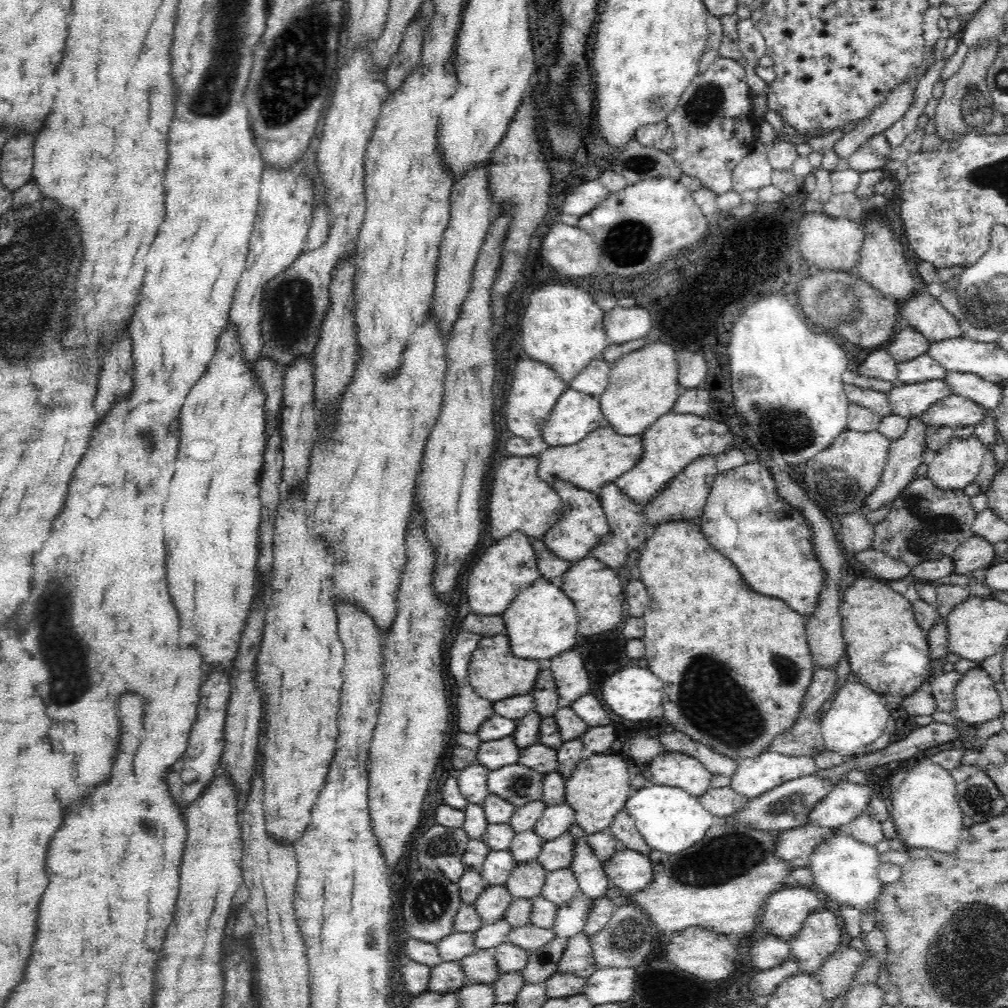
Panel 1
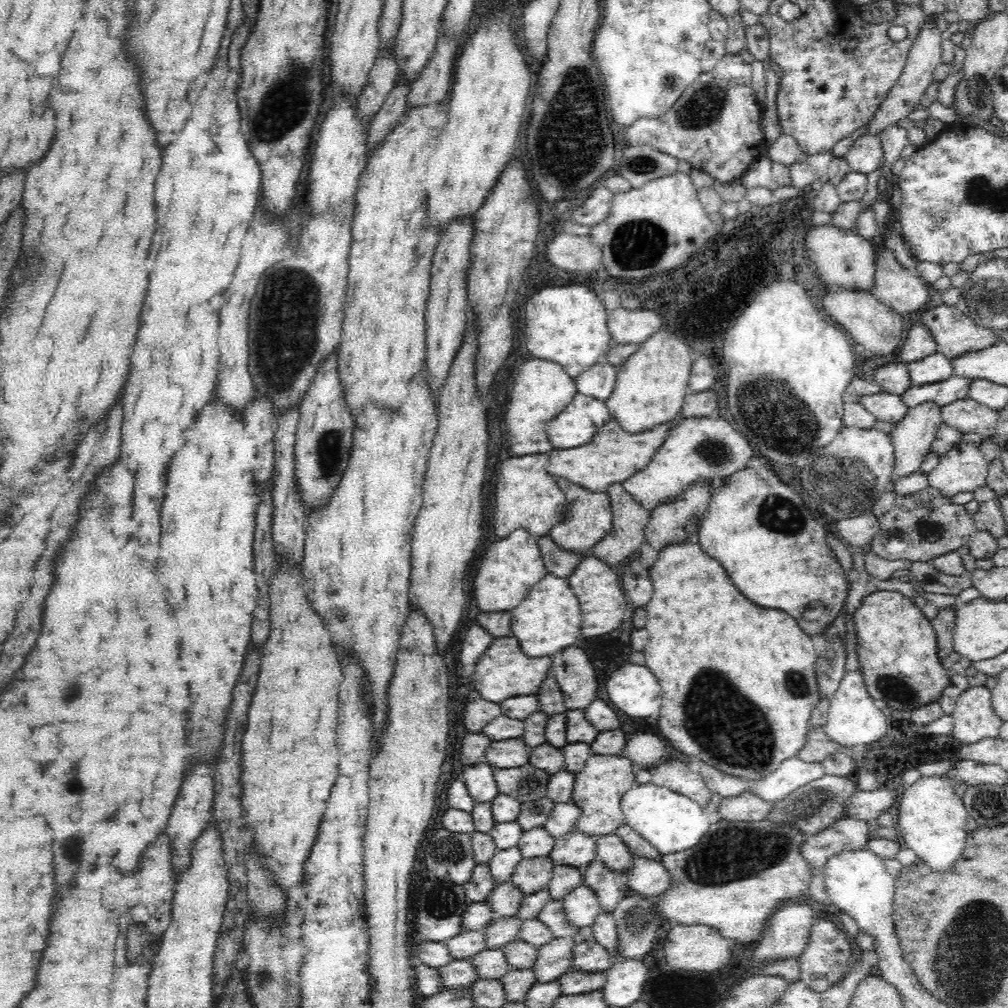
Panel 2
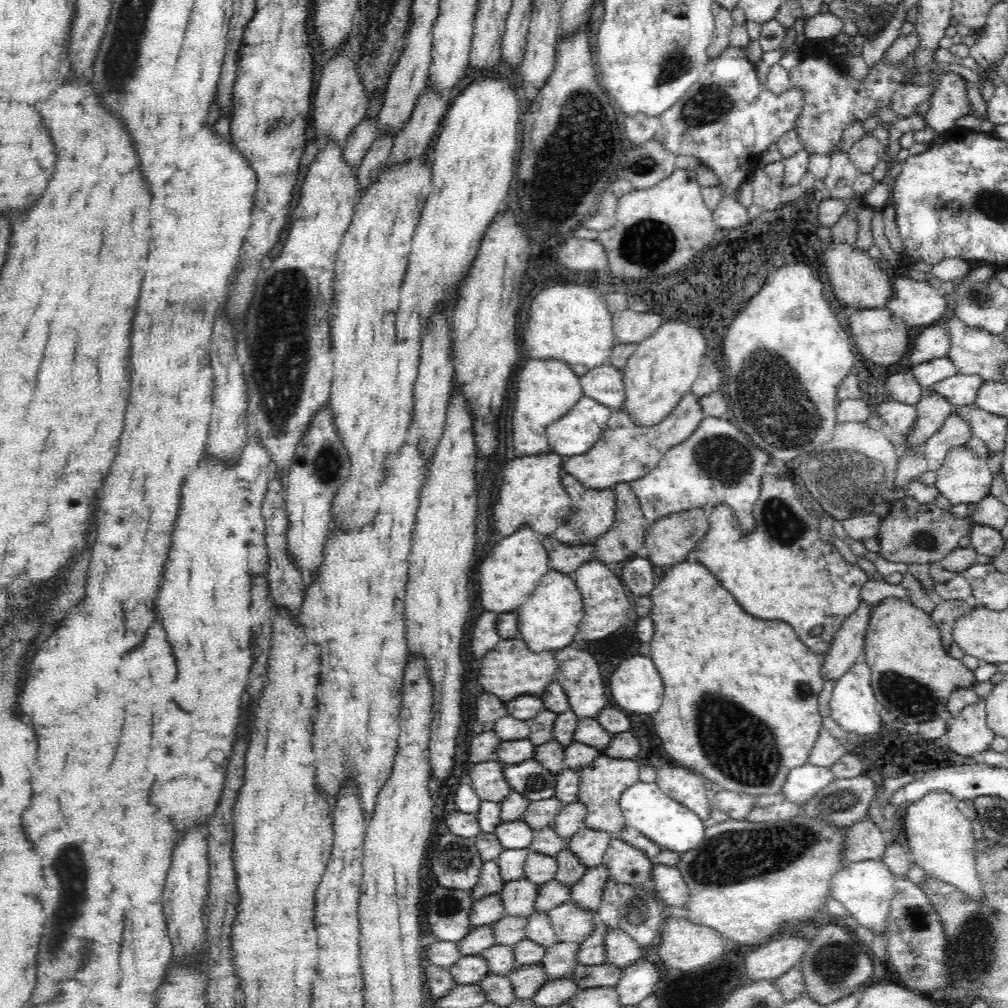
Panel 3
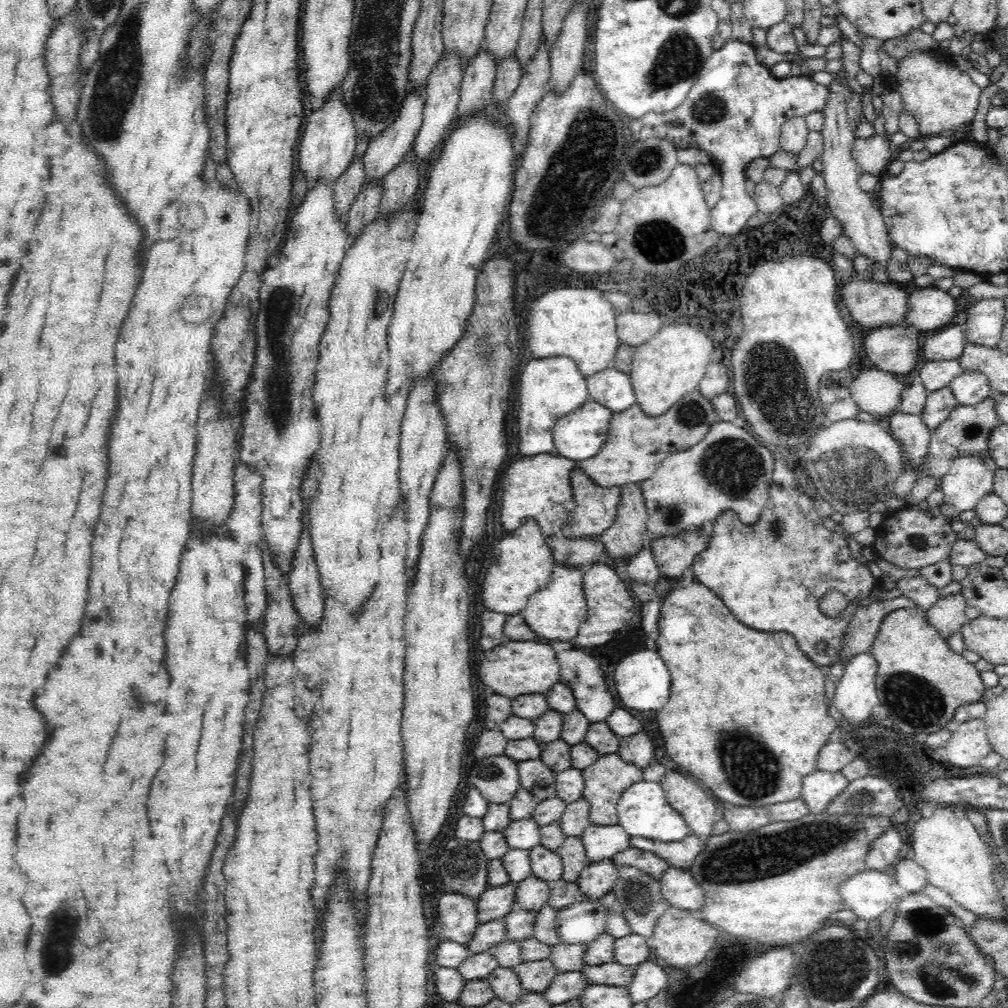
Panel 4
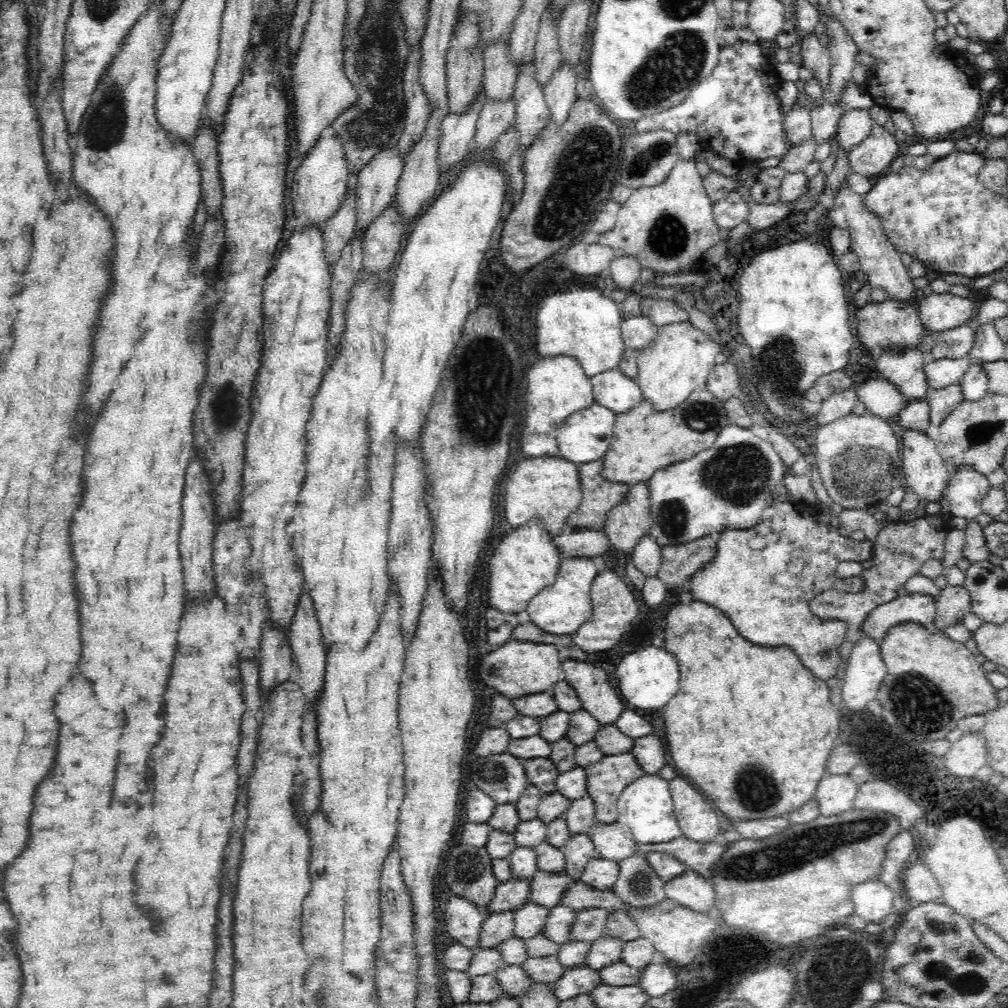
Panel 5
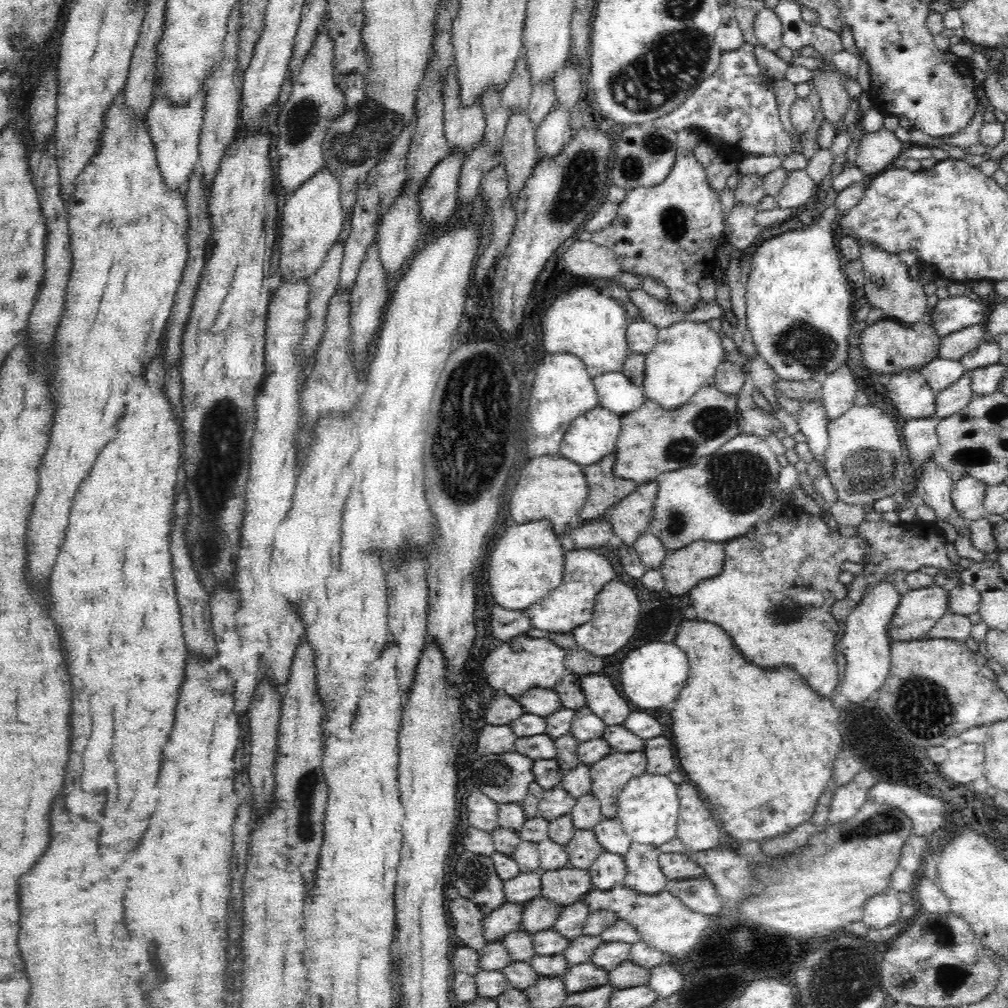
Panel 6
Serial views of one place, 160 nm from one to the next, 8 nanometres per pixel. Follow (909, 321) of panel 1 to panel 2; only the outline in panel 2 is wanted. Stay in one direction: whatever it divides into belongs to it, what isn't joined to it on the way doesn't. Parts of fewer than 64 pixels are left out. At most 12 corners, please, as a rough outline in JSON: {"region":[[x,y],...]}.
{"region":[[955,306],[922,310],[920,323],[949,360],[996,344]]}

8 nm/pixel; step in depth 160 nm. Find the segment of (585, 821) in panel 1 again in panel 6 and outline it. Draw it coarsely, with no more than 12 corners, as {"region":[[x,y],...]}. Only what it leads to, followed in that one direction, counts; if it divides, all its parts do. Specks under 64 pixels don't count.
{"region":[[612,751],[591,764],[591,793],[604,819],[617,817],[625,784],[647,756]]}

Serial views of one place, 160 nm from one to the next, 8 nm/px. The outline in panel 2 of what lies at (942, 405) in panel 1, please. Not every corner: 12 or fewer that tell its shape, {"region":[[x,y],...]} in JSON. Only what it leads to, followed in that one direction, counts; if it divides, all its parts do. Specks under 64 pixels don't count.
{"region":[[972,398],[943,406],[943,422],[986,439],[996,434],[998,411]]}

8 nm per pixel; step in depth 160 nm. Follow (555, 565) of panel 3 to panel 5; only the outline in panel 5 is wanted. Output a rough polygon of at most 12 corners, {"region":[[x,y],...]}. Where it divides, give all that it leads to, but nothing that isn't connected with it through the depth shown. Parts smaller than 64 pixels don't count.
{"region":[[603,530],[560,532],[553,543],[563,558],[600,558],[611,546]]}

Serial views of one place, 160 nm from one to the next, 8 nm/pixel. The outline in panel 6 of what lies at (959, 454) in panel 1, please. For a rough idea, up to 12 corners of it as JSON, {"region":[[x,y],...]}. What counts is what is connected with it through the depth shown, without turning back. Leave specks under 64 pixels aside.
{"region":[[970,476],[956,481],[951,501],[969,522],[988,516],[987,485]]}

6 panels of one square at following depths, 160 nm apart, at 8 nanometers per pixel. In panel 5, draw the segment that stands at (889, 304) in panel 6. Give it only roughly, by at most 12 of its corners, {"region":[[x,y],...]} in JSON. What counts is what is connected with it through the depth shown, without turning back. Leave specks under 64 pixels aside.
{"region":[[842,182],[828,216],[849,232],[860,273],[894,302],[913,277],[863,196]]}

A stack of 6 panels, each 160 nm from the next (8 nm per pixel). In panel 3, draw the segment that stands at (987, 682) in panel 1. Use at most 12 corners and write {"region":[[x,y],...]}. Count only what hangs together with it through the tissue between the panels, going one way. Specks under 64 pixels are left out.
{"region":[[982,698],[954,717],[945,740],[960,756],[989,748],[987,725]]}

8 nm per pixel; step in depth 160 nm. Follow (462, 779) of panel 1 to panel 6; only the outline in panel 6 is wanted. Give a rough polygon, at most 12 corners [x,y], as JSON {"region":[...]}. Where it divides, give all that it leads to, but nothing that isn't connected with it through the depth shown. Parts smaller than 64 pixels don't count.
{"region":[[485,754],[474,784],[498,804],[521,804],[534,782],[531,758]]}

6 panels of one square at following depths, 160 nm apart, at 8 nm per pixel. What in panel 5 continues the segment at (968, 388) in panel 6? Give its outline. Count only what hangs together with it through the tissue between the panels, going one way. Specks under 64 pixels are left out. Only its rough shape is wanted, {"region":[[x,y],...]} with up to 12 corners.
{"region":[[959,383],[929,393],[926,433],[936,440],[942,421],[965,401]]}

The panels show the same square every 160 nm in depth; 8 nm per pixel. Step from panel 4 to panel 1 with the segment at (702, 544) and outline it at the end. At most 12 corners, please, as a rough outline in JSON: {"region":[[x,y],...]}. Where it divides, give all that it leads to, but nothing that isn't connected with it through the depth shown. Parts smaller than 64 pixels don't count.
{"region":[[706,455],[644,506],[654,528],[700,518],[717,461]]}

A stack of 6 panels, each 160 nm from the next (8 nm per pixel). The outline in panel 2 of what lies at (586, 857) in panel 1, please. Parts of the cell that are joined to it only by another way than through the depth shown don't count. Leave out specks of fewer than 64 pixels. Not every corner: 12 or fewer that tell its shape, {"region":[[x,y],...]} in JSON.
{"region":[[597,858],[583,884],[596,893],[602,911],[623,897],[618,874]]}

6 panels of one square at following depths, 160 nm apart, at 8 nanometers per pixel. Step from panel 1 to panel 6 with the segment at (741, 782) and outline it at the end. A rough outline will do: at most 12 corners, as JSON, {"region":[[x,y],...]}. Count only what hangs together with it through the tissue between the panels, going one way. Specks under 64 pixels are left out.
{"region":[[854,780],[831,796],[827,825],[852,819],[866,803],[867,791]]}

